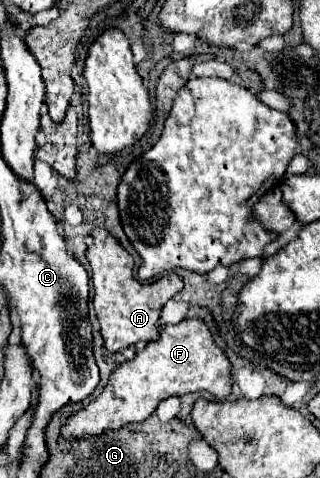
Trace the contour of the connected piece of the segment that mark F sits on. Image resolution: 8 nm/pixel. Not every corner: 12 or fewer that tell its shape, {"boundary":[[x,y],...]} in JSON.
{"boundary":[[204,321],[164,325],[72,415],[64,437],[150,417],[172,395],[232,393]]}

